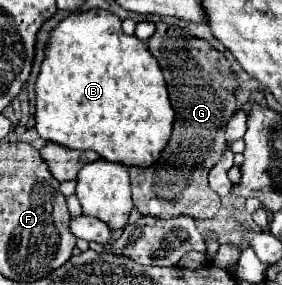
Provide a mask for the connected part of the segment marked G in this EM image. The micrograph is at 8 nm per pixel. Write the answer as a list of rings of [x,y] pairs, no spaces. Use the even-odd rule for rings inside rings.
[[[157,32],[149,38],[147,48],[163,70],[171,106],[175,110],[175,126],[169,146],[153,166],[129,168],[133,204],[143,216],[191,216],[195,220],[215,218],[221,208],[221,200],[215,192],[211,192],[207,174],[223,154],[225,124],[237,110],[237,74],[231,72],[229,62],[221,52],[211,48],[209,42],[189,34],[171,34],[163,38]]]

